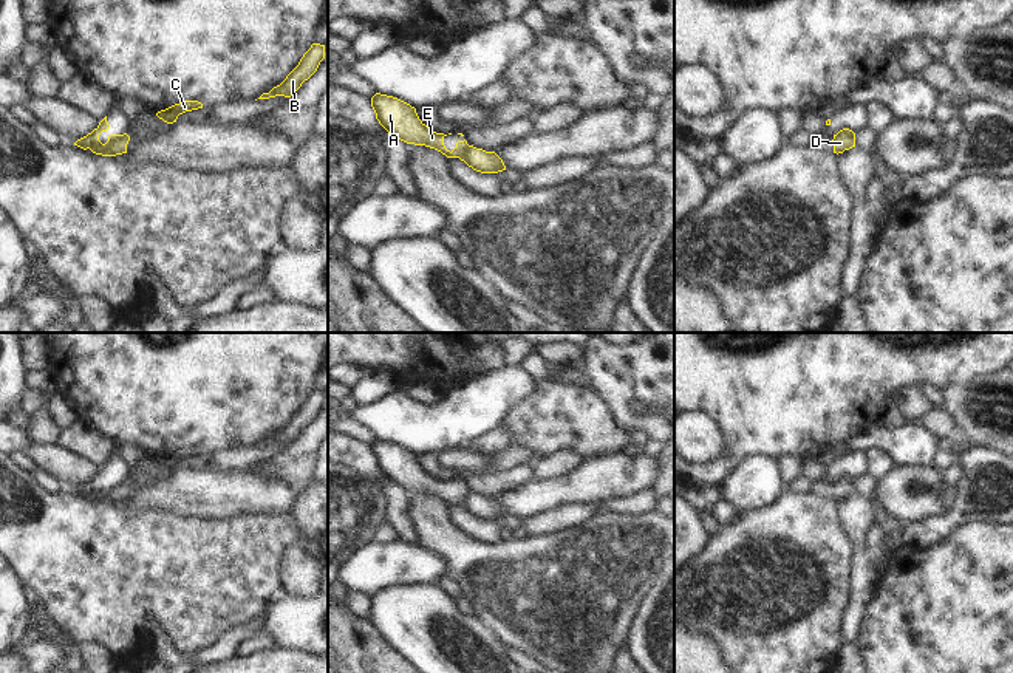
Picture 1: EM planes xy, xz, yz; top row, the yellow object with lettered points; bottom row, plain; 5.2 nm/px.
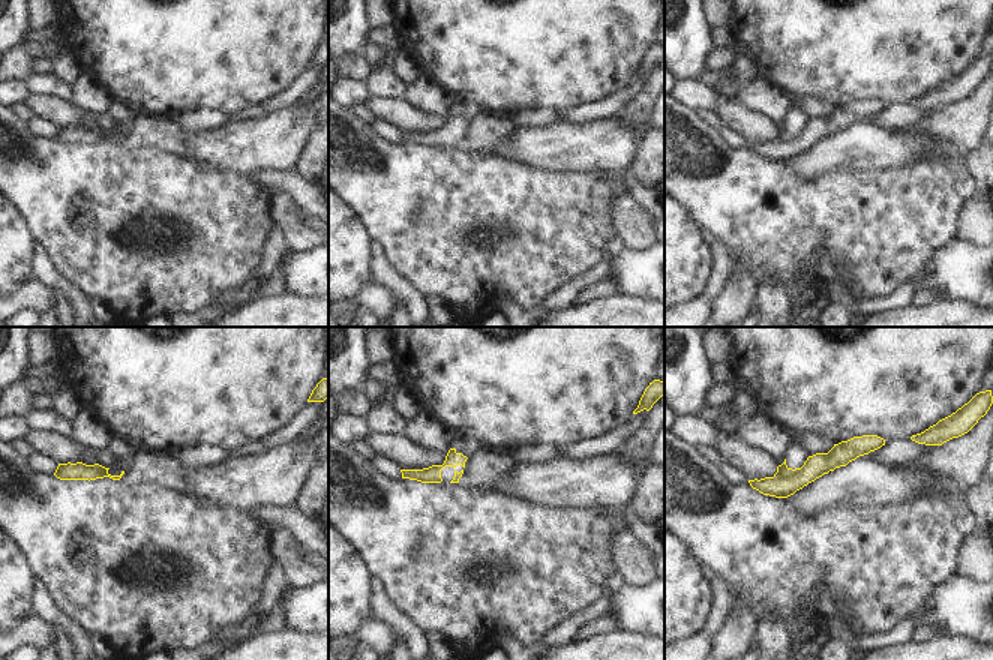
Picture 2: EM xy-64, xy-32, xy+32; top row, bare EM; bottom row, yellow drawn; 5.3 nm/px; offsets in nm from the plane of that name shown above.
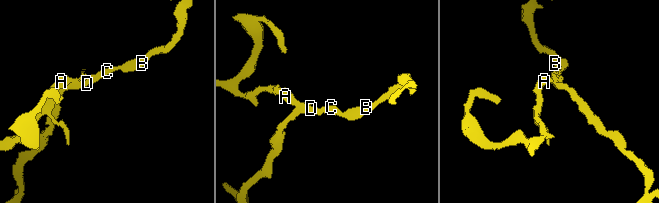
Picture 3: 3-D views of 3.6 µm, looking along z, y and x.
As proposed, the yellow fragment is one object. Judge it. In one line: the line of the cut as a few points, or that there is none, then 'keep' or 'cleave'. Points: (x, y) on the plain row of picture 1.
xy (122, 481), (107, 491), (81, 494) | cleave

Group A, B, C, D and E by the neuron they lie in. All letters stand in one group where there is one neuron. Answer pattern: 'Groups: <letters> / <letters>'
Groups: A E / B C D

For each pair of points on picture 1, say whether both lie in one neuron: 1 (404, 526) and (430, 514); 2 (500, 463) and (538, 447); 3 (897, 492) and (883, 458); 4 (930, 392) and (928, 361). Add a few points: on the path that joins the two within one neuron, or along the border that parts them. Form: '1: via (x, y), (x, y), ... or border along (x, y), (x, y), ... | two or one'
1: border along (407, 491), (407, 517), (419, 542) | two
2: border along (511, 444), (525, 447), (532, 461) | two
3: border along (896, 466), (880, 481) | two
4: border along (920, 389), (933, 386), (941, 392) | two

